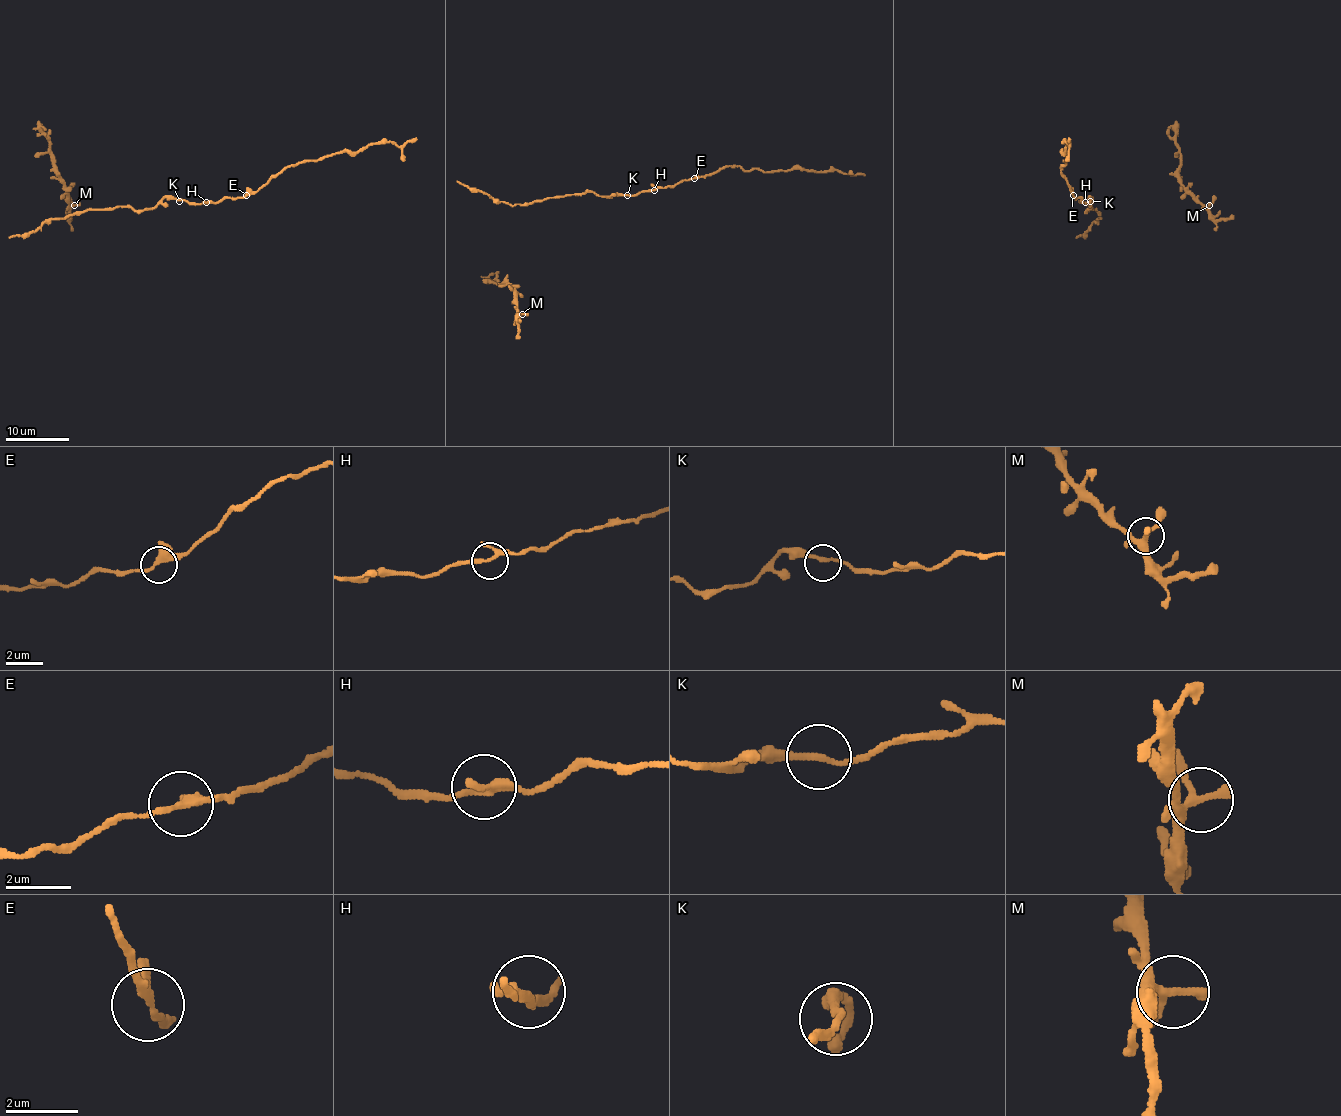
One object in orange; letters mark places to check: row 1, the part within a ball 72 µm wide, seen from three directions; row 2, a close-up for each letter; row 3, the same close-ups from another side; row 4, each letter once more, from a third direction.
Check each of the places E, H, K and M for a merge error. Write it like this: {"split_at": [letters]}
{"split_at": []}

